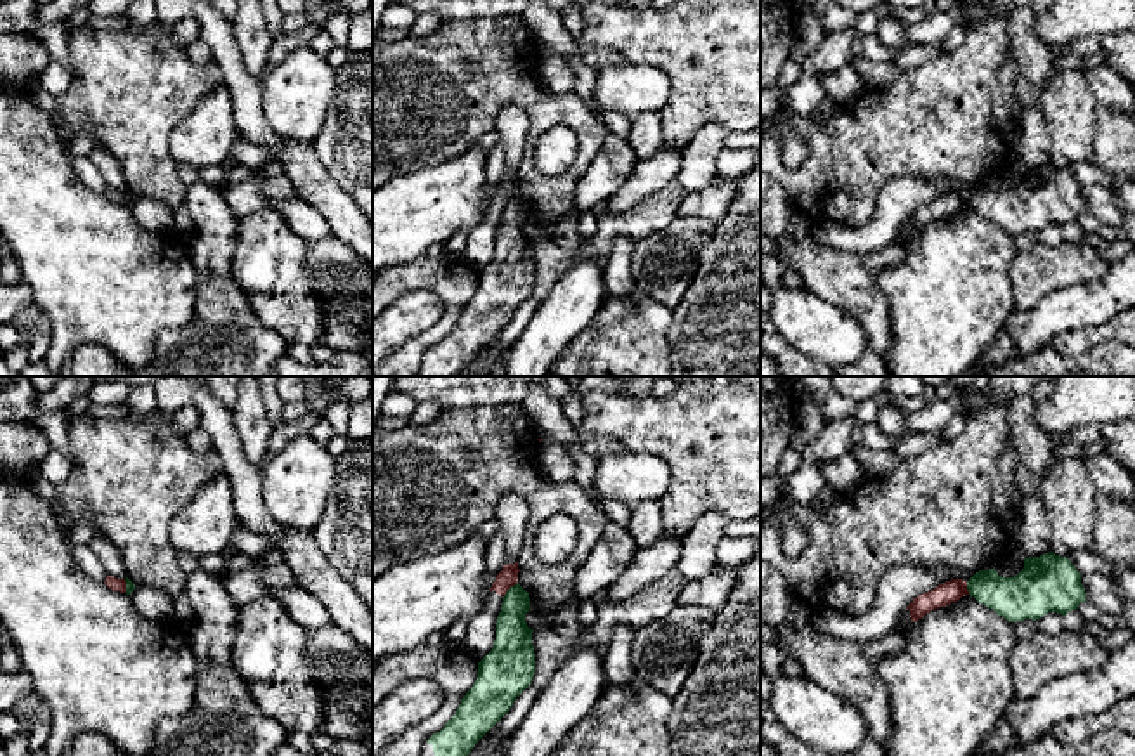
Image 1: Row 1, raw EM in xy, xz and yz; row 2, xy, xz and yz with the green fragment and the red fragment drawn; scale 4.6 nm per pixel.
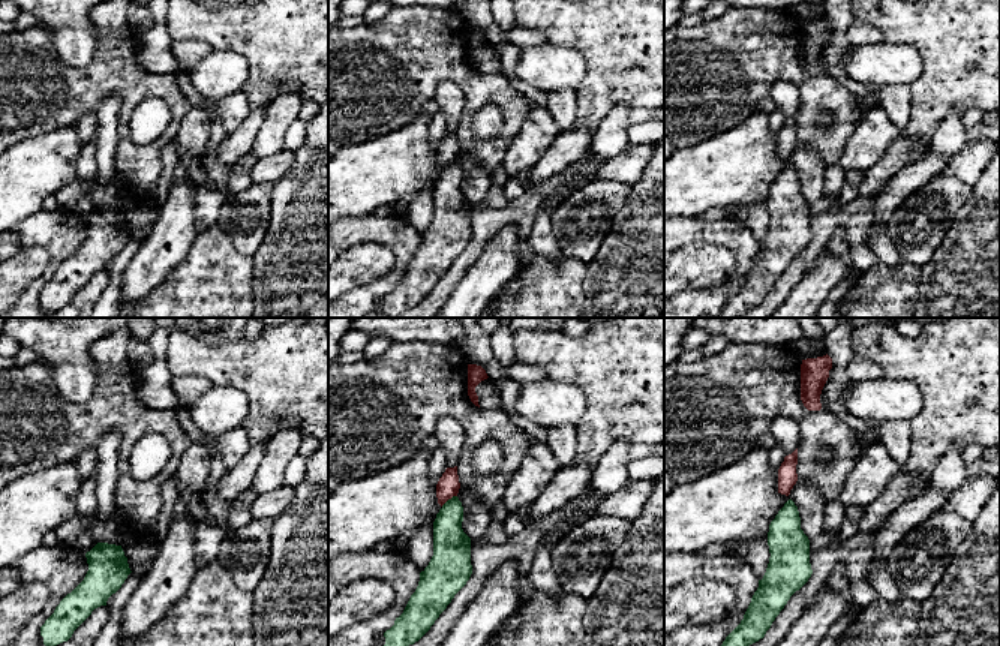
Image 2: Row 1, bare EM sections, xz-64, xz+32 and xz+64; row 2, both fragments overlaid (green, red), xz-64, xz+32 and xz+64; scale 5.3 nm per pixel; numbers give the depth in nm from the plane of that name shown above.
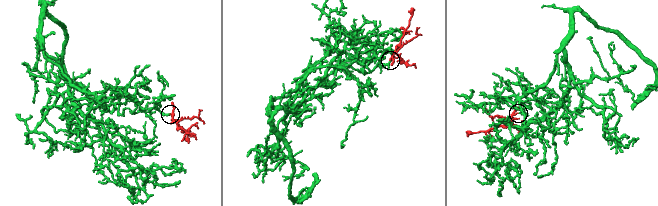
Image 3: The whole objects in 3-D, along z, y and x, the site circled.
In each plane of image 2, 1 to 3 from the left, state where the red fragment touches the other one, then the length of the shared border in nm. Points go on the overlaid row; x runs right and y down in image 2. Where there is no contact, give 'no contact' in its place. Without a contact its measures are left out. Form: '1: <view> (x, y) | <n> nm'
1: no contact
2: xz+32 (449, 499) | 110 nm
3: no contact

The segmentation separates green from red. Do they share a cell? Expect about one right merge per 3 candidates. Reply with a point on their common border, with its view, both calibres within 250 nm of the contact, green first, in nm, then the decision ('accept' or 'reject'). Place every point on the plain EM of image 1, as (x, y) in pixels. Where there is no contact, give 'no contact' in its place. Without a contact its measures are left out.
xz (510, 200) | 180/90 nm | reject

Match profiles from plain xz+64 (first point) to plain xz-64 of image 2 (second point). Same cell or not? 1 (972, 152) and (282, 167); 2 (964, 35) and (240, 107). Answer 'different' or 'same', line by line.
1: same
2: different

